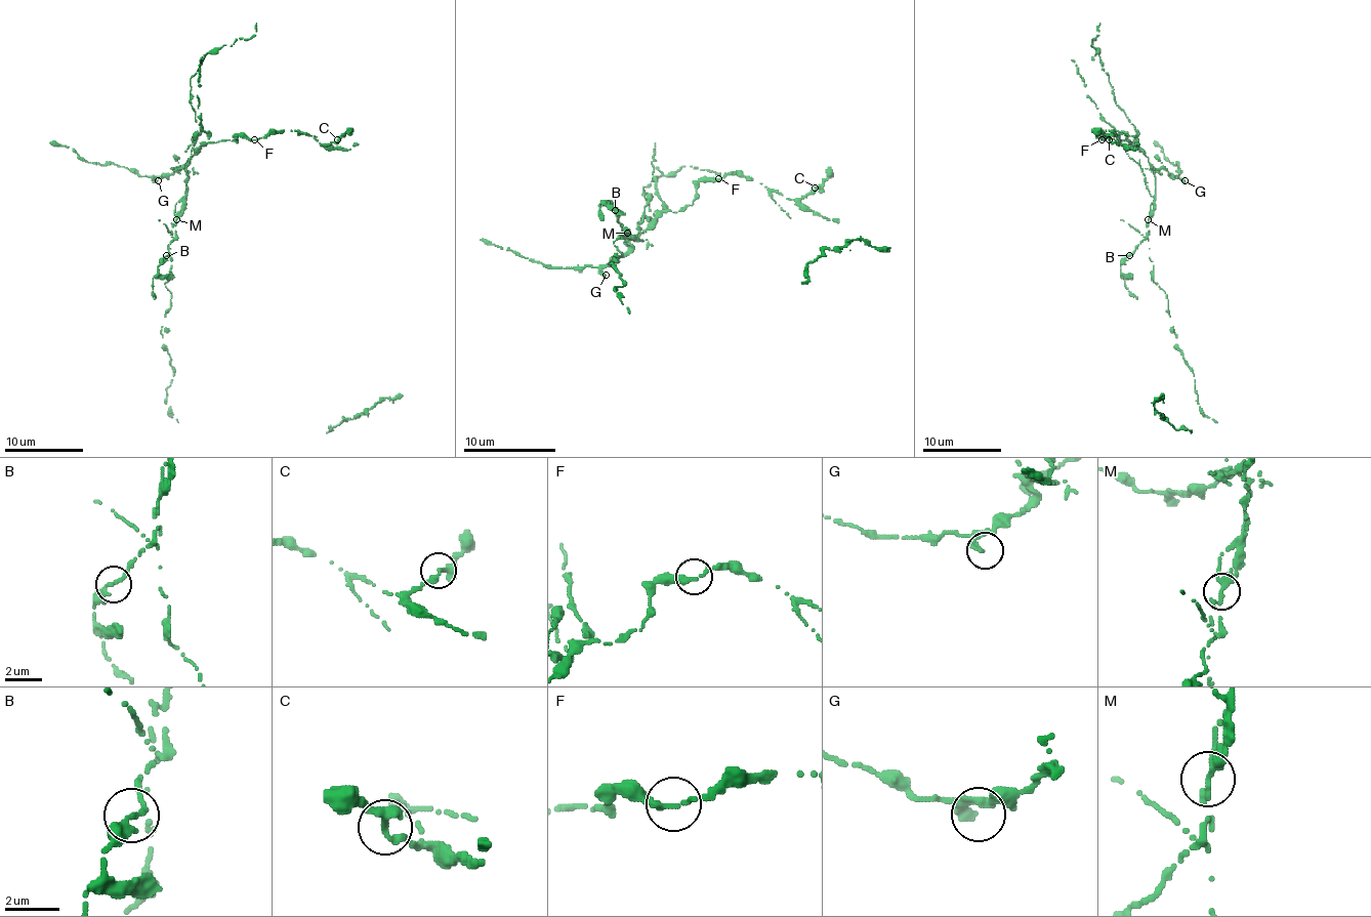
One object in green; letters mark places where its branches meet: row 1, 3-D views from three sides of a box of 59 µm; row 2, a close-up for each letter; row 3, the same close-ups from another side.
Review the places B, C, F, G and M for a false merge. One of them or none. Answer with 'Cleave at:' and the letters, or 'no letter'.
Cleave at: M

